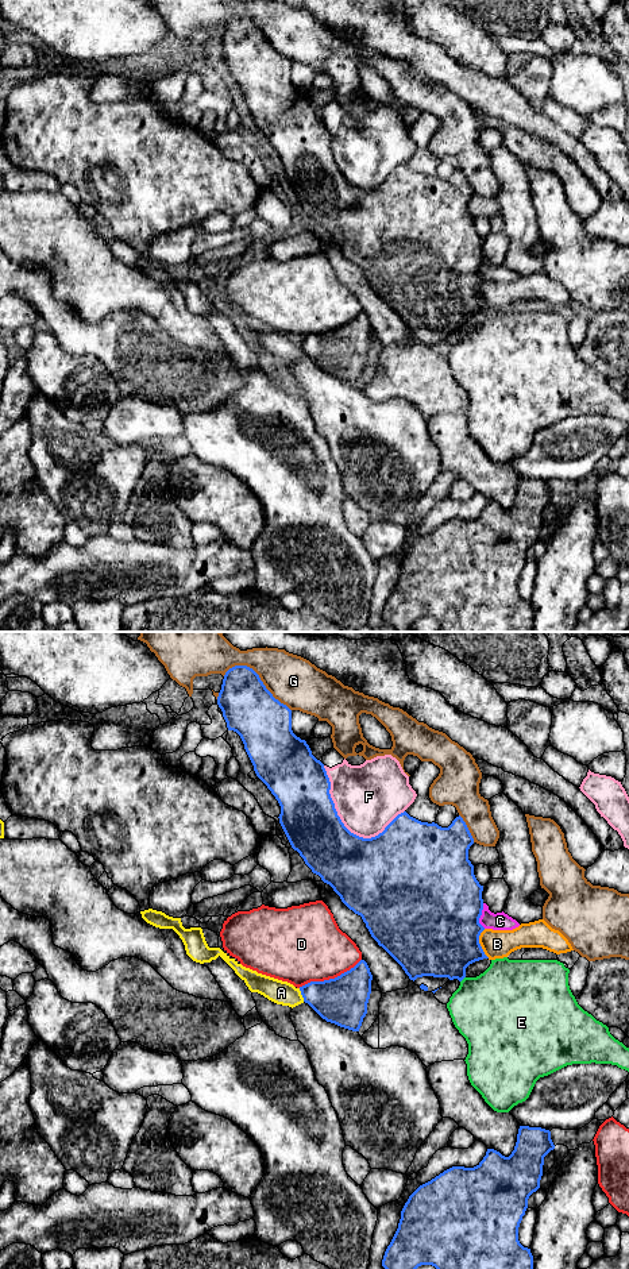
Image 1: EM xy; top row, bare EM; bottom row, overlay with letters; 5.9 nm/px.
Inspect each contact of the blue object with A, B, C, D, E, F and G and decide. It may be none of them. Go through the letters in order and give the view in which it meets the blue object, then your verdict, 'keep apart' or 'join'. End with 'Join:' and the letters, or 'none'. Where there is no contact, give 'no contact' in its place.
A: xy | keep apart
B: xy | keep apart
C: xy | keep apart
D: xy | keep apart
E: xy | keep apart
F: xy | keep apart
G: xy | keep apart
Join: none

